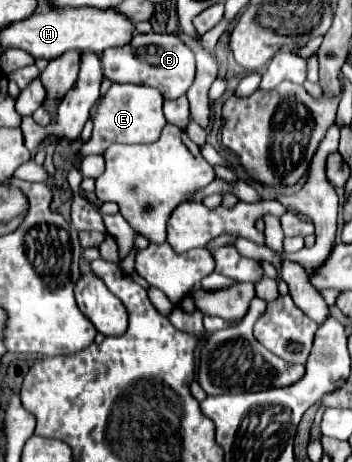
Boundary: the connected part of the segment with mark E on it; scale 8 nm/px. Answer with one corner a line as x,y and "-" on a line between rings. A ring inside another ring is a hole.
113,83
107,95
99,99
97,113
93,115
93,135
83,145
85,155
101,155
113,143
153,143
159,139
161,129
167,120
163,113
164,97
153,87
139,85
121,85

